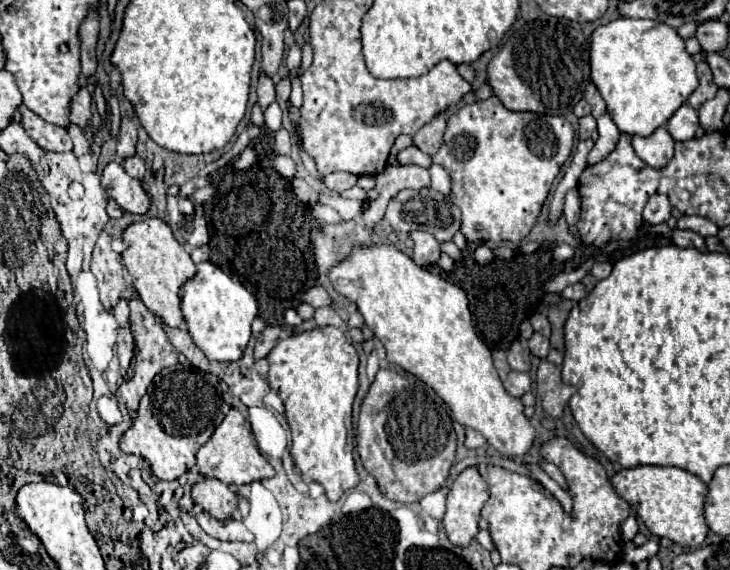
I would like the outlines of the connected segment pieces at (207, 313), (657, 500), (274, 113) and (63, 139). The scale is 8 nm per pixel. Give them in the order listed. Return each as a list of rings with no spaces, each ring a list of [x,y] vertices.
[[[204,261],[198,263],[198,273],[182,287],[182,313],[188,333],[208,359],[238,361],[250,341],[250,327],[258,315],[258,303],[246,287],[232,281],[220,267]]]
[[[638,465],[616,473],[612,485],[616,493],[636,509],[650,533],[666,537],[684,549],[696,549],[706,541],[708,523],[704,519],[704,495],[708,493],[708,487],[696,475],[680,467]]]
[[[272,103],[268,107],[268,111],[264,113],[264,119],[266,119],[268,129],[280,129],[282,127],[282,111],[280,111],[278,103]]]
[[[20,107],[18,109],[22,119],[22,127],[26,129],[28,137],[38,145],[38,147],[44,147],[46,151],[56,151],[56,153],[66,153],[66,151],[72,151],[74,145],[72,145],[72,139],[68,135],[66,129],[62,127],[56,127],[56,125],[50,125],[46,121],[42,121],[38,115],[34,115],[28,107]]]

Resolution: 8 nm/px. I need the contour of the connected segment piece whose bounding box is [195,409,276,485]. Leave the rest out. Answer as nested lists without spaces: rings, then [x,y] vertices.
[[[230,409],[228,415],[224,417],[224,421],[214,431],[214,435],[200,447],[200,451],[196,453],[195,468],[204,477],[214,477],[228,485],[244,485],[244,483],[252,483],[252,481],[270,479],[276,475],[274,469],[270,467],[270,463],[260,455],[256,441],[252,439],[248,421],[244,419],[244,415],[238,409]]]

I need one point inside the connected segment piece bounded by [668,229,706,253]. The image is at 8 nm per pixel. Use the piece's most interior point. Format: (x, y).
(681, 238)

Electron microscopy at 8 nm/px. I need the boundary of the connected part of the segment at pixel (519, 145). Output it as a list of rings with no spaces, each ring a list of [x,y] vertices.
[[[498,97],[464,105],[458,109],[446,125],[446,137],[438,153],[432,157],[432,163],[438,163],[446,169],[452,179],[452,191],[448,199],[462,213],[460,231],[472,243],[478,241],[510,241],[520,243],[524,239],[548,197],[548,189],[556,175],[560,173],[562,163],[570,157],[574,145],[574,129],[564,117],[538,115],[538,113],[514,113],[504,109]]]

